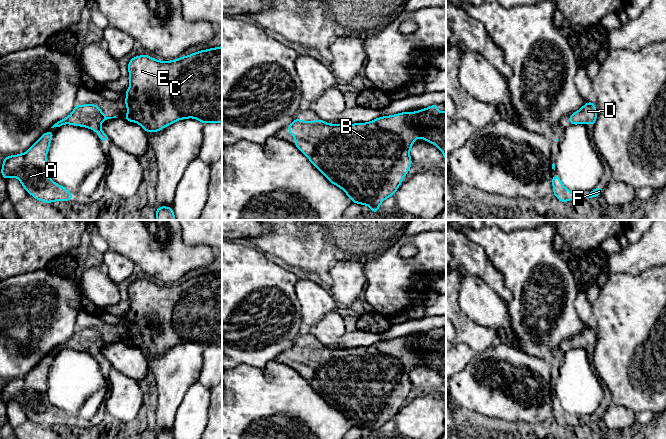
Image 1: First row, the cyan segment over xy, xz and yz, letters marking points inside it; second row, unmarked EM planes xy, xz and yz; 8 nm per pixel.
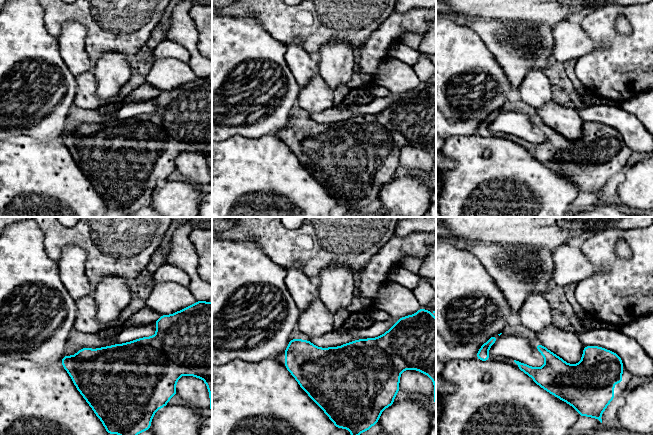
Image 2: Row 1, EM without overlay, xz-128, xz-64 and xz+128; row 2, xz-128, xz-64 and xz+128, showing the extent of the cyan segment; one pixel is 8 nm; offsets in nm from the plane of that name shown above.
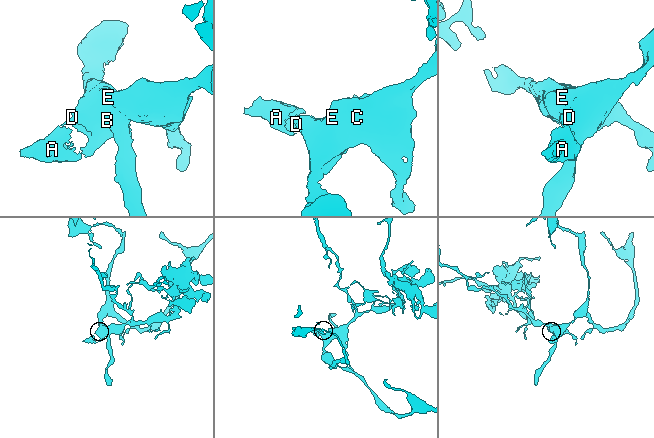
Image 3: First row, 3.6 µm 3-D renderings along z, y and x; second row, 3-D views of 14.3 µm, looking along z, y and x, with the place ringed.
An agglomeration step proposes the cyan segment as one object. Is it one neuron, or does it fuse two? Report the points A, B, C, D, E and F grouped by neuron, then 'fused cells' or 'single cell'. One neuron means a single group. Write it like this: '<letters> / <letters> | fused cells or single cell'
A B C D E F | single cell

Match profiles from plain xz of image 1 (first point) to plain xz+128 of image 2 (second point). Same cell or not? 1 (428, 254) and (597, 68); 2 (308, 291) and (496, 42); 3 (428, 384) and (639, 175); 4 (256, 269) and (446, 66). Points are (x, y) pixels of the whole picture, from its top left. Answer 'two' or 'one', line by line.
1: one
2: two
3: two
4: one

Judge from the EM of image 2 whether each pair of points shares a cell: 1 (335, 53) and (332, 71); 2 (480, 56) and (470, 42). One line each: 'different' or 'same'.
1: same
2: same

